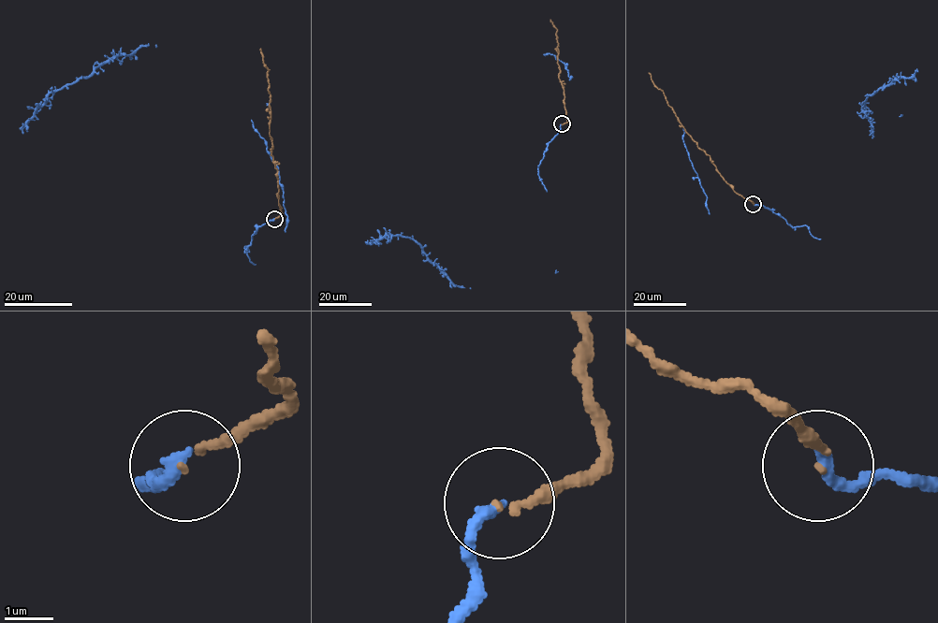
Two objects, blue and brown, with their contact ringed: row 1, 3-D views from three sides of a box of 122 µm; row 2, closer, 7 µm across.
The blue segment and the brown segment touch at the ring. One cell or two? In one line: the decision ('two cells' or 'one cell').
one cell

